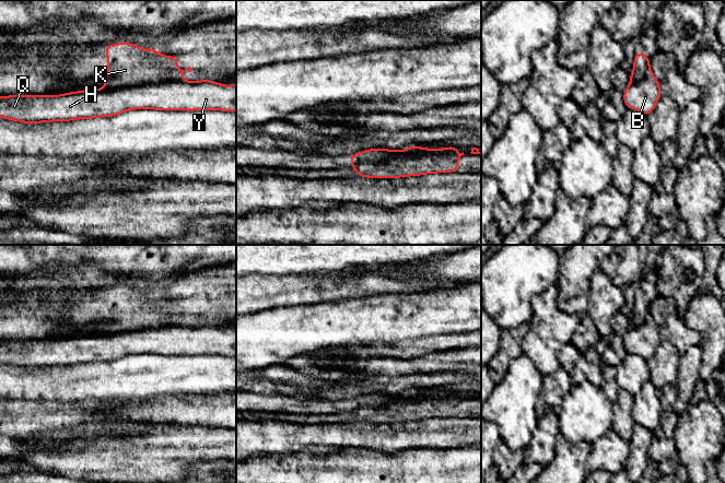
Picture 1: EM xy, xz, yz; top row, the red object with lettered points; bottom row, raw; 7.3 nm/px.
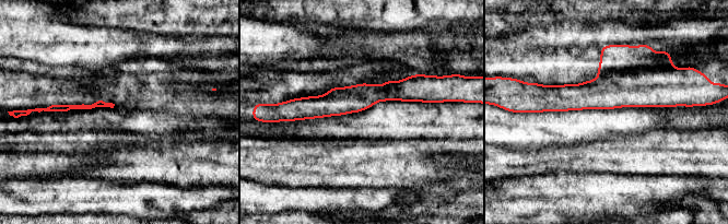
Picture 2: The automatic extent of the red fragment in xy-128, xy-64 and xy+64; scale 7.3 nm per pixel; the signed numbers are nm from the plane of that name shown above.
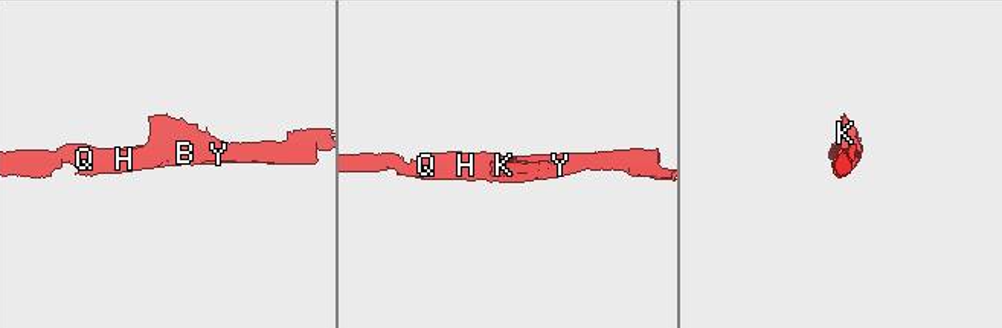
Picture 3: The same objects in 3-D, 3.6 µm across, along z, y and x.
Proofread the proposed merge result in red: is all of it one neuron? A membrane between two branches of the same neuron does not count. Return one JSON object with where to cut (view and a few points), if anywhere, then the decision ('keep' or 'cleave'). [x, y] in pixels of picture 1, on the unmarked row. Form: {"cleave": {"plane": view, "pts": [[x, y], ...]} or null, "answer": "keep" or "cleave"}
{"cleave": {"plane": "xy", "pts": [[183, 324], [105, 332]]}, "answer": "cleave"}

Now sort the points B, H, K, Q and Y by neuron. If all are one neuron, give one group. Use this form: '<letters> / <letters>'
B H Q Y / K

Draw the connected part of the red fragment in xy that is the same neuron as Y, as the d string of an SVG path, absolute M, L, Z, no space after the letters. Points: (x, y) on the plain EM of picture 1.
M174 325L61 340L0 342L0 362L24 368L114 362L133 354L236 356L236 329Z

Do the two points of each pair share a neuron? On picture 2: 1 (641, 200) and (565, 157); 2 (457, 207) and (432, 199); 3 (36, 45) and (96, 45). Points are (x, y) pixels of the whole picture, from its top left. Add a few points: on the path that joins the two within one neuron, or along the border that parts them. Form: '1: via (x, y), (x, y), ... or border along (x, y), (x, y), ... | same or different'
1: border along (566, 171), (618, 173) | different
2: via (450, 207), (438, 205) | same
3: via (51, 45), (81, 45) | same

